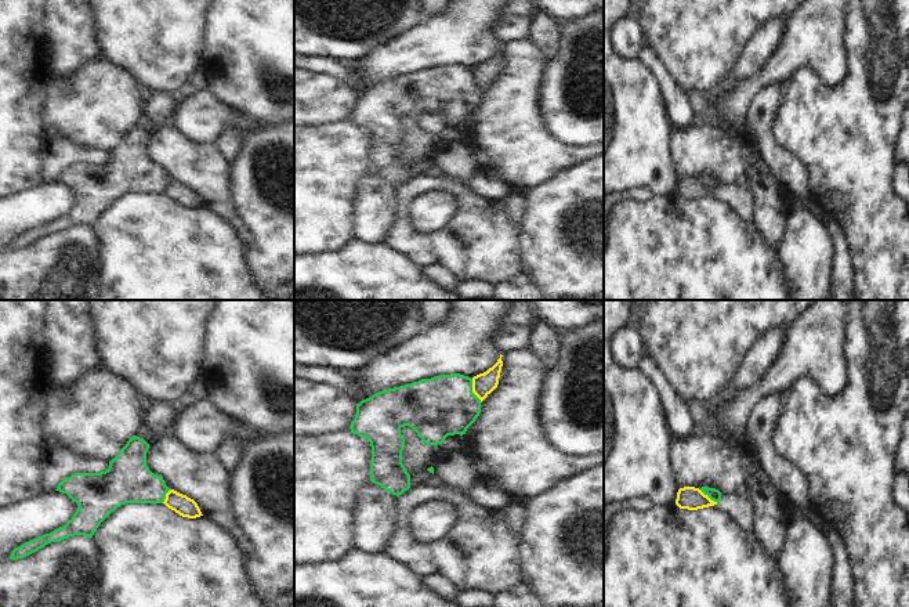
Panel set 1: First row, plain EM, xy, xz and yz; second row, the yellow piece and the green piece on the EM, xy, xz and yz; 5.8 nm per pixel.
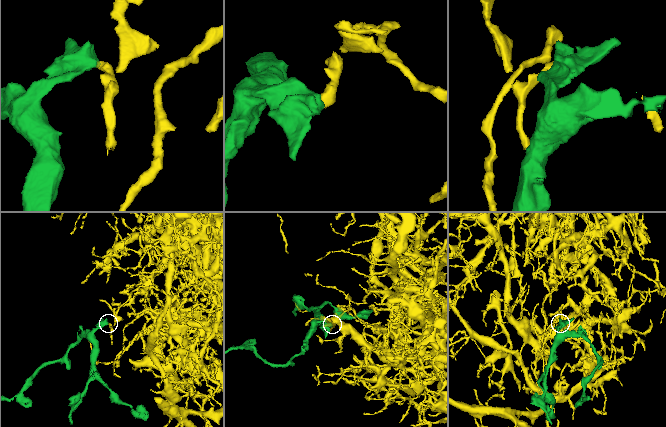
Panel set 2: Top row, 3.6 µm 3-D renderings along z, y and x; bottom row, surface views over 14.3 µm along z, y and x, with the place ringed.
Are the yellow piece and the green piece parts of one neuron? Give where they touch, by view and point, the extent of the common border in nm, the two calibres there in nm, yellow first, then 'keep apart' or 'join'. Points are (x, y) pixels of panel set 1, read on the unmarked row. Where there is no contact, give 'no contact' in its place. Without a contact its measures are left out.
xz (473, 80) | 150 nm | 130/360 nm | keep apart

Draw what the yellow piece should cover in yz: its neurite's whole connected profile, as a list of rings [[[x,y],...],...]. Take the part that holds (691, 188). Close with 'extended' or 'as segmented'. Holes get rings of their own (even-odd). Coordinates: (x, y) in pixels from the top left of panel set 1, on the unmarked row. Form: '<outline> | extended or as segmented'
[[[684,177],[677,183],[676,195],[680,199],[698,200],[709,196],[717,195],[707,185],[705,185],[699,178]]] | as segmented

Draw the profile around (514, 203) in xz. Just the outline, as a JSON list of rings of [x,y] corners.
[[[517,191],[501,200],[506,213],[515,224],[519,224],[522,220],[525,209],[525,196],[522,191]]]

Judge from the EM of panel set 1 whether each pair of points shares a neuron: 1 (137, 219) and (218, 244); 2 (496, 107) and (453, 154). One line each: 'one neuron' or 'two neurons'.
1: one neuron
2: two neurons

